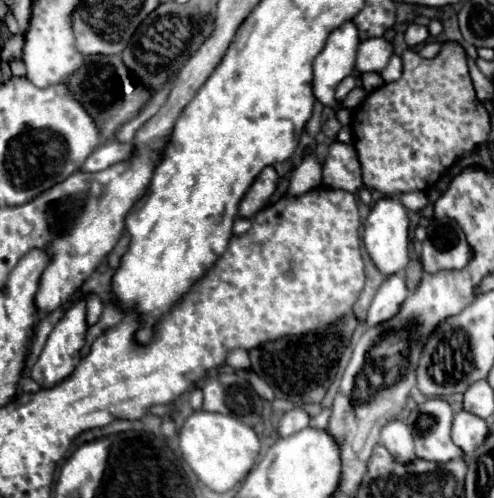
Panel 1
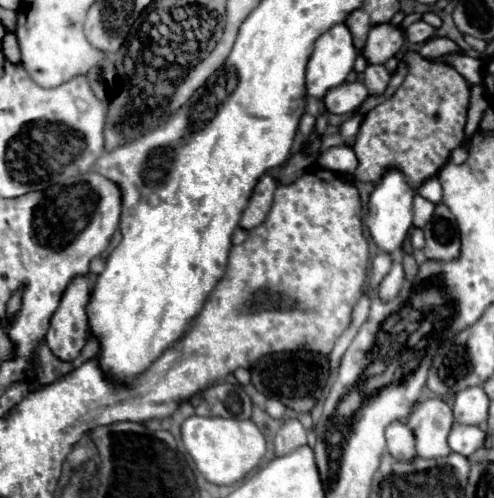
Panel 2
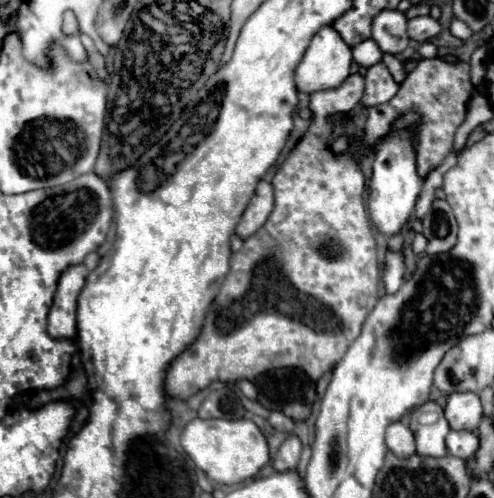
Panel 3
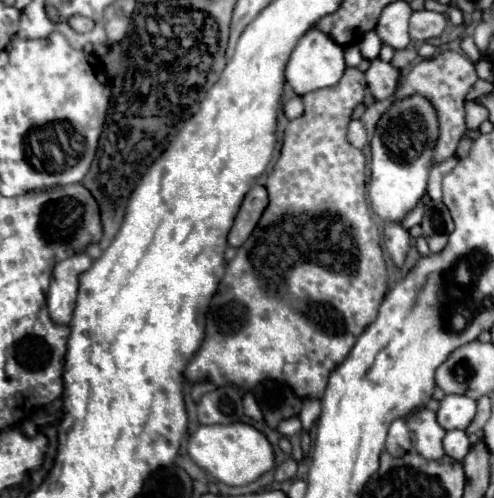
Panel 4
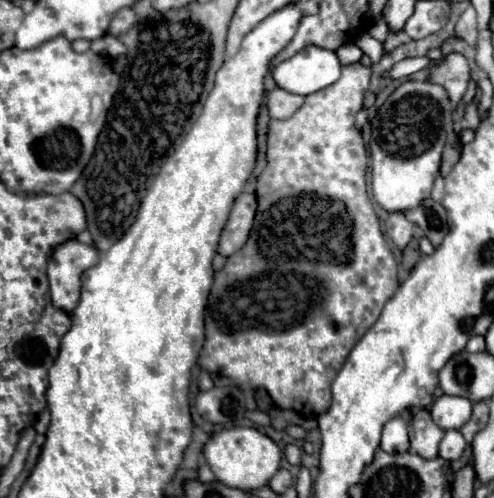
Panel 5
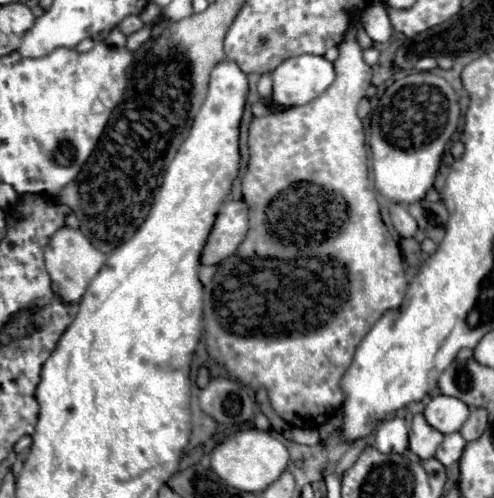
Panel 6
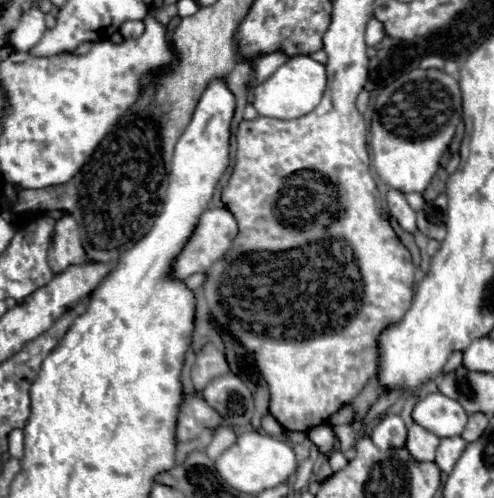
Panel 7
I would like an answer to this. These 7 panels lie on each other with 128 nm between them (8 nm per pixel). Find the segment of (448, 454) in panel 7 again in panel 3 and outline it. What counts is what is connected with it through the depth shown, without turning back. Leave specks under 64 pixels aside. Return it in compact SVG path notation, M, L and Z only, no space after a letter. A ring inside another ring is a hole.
M450 430L446 436L446 448L456 458L470 458L478 448L478 436L474 432L456 432Z

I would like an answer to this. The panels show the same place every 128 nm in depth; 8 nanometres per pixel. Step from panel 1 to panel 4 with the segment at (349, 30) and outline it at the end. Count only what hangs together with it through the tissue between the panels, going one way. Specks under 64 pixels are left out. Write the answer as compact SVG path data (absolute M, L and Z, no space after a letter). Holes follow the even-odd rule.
M308 30L300 42L296 44L296 48L292 50L288 62L286 62L286 68L284 68L284 78L286 78L286 84L298 94L298 96L304 96L312 90L320 90L320 88L328 88L328 86L336 86L338 80L342 78L346 70L346 64L344 64L344 48L340 48L338 44L334 44L326 34L322 32L314 32L314 30Z

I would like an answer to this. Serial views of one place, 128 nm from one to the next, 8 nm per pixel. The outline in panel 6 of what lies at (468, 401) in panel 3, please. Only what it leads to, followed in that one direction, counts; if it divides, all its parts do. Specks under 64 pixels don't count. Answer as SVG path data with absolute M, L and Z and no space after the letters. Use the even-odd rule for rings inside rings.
M434 396L424 408L426 422L442 434L452 434L462 428L468 418L468 406L452 396Z

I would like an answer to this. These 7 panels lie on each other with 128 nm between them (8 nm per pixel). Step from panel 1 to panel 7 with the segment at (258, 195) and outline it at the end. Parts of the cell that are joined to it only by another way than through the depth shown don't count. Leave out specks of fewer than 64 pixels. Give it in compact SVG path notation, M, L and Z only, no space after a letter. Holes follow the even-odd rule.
M214 208L214 210L206 210L200 218L198 224L190 236L190 240L186 242L186 246L180 250L180 254L174 258L172 262L172 278L176 280L186 280L188 276L196 274L196 272L206 272L216 260L220 260L224 256L224 252L230 248L232 238L236 236L238 228L236 228L236 220L234 216L226 210L226 208Z

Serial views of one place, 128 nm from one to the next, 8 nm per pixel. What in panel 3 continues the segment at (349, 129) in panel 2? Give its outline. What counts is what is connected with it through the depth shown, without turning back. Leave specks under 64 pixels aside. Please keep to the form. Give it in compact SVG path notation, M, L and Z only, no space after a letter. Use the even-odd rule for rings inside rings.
M378 62L368 68L366 72L366 92L362 98L364 106L376 106L388 102L398 92L398 84L390 76L388 68Z

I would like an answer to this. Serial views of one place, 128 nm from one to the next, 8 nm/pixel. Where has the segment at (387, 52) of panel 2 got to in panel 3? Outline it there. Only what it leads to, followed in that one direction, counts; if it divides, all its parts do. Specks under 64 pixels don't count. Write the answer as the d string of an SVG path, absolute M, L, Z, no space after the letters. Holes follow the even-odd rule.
M384 10L372 20L372 38L382 52L400 54L406 50L410 38L406 32L406 16L400 10Z

